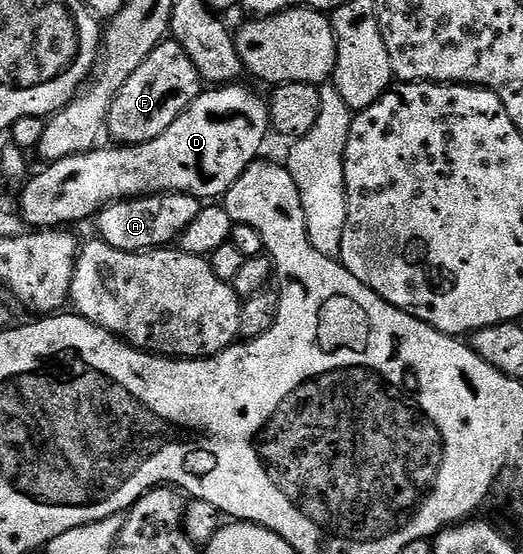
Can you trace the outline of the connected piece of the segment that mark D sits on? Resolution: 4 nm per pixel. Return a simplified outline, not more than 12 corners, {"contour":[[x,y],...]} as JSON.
{"contour":[[201,91],[145,144],[51,161],[25,225],[56,230],[122,200],[212,202],[257,163],[265,97]]}

